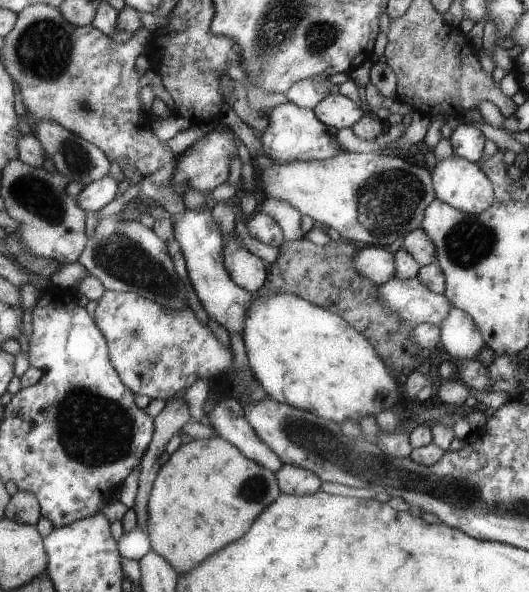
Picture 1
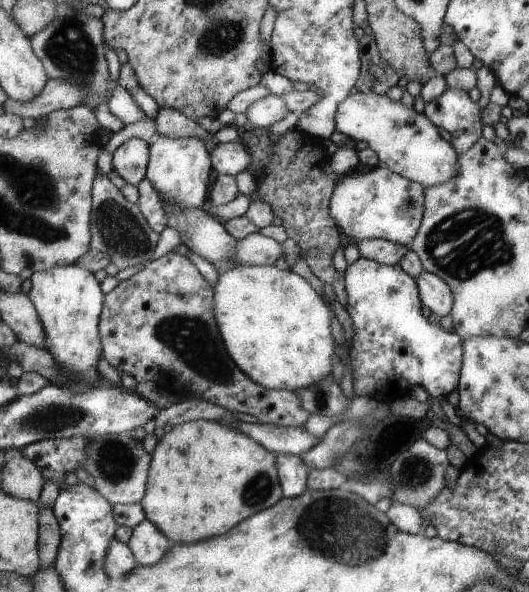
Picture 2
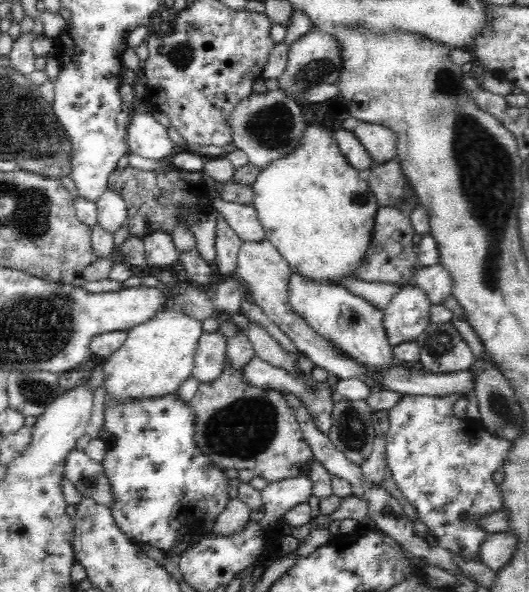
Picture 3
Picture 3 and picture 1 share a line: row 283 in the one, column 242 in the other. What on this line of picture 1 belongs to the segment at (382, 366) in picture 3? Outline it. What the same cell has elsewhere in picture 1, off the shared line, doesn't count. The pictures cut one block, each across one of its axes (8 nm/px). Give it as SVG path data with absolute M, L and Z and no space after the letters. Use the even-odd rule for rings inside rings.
M186 208L174 216L174 238L181 246L185 256L186 269L193 288L202 302L208 316L221 324L229 333L240 333L243 330L245 314L248 313L254 294L237 286L230 279L229 272L222 262L224 238L220 226L214 221L210 208Z

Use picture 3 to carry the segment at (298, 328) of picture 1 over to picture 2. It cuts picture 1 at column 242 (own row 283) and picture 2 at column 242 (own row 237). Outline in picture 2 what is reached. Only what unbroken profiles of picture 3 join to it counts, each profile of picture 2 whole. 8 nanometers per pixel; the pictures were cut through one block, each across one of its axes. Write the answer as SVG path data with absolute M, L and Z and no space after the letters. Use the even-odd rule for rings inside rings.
M239 265L234 270L228 270L224 274L218 275L218 282L213 286L215 291L214 297L214 311L217 318L217 324L220 328L221 336L224 339L226 350L232 356L233 361L237 363L241 370L244 371L254 382L261 383L262 386L269 387L276 390L306 390L306 388L315 387L318 382L322 382L328 378L330 368L332 368L332 354L334 354L334 340L330 334L330 310L324 304L322 296L316 292L310 284L302 276L289 269L281 270L276 265Z

